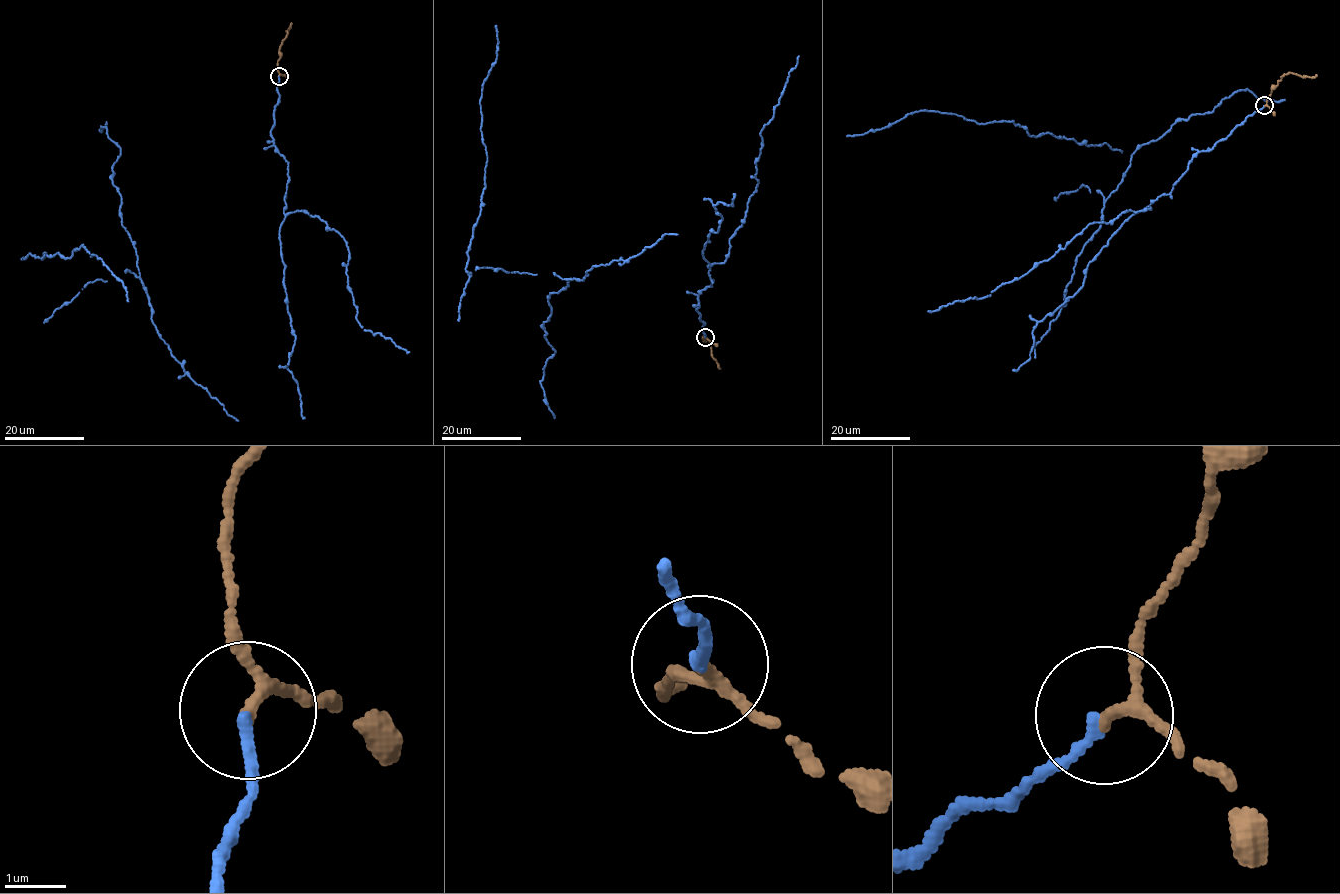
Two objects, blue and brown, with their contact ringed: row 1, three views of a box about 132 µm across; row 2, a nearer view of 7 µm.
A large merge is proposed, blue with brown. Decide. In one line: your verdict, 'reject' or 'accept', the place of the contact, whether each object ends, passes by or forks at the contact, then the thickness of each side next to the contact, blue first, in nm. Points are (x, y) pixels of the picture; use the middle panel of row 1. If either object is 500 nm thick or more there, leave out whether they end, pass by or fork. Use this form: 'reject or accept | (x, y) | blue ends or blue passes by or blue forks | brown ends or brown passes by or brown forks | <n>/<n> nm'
accept | (705, 337) | blue ends | brown passes by | 170/170 nm

